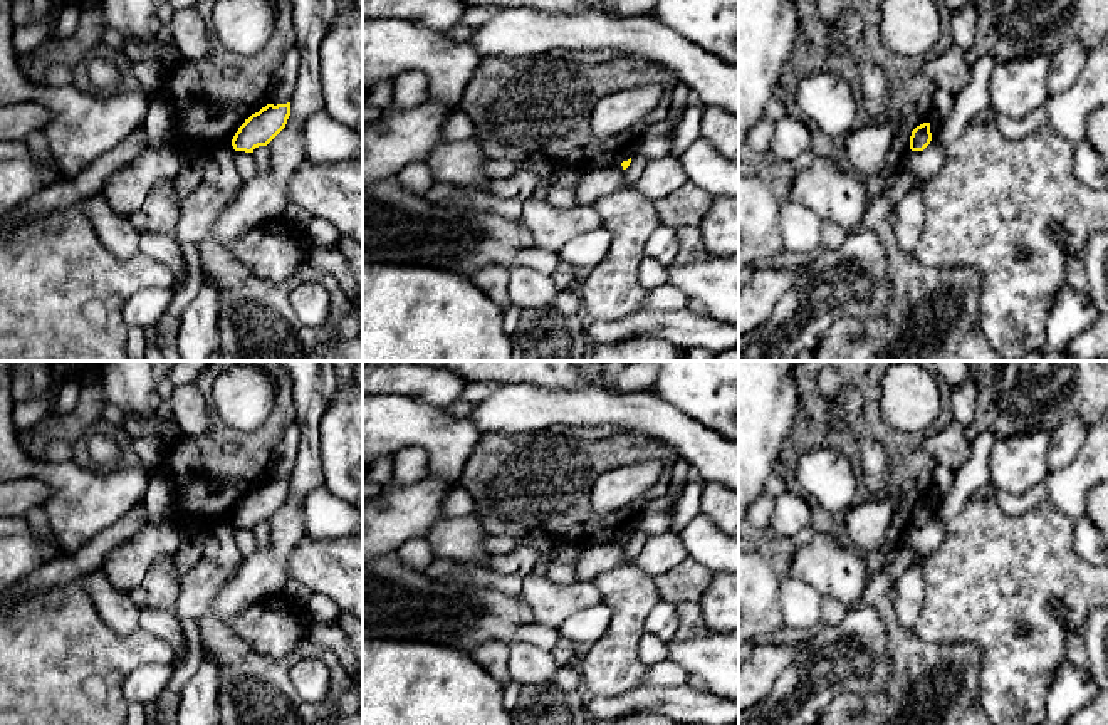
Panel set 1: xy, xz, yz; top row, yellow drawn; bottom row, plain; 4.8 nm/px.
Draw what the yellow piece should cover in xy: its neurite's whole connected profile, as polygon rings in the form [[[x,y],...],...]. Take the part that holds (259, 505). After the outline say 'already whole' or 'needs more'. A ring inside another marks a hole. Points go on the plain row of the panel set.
[[[290,478],[267,480],[238,503],[232,515],[233,525],[253,529],[255,524],[267,522],[285,503],[289,492]]]; already whole

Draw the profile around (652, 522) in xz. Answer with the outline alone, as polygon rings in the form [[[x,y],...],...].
[[[645,512],[635,519],[635,524],[648,535],[661,535],[670,530],[672,517],[666,512]]]

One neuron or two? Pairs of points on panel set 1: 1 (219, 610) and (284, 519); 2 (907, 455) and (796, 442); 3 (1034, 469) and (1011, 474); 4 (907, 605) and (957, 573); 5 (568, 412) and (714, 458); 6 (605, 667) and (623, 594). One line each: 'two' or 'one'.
1: one
2: one
3: one
4: two
5: one
6: one

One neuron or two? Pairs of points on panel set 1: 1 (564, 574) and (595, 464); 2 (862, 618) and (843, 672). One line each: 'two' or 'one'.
1: two
2: one

